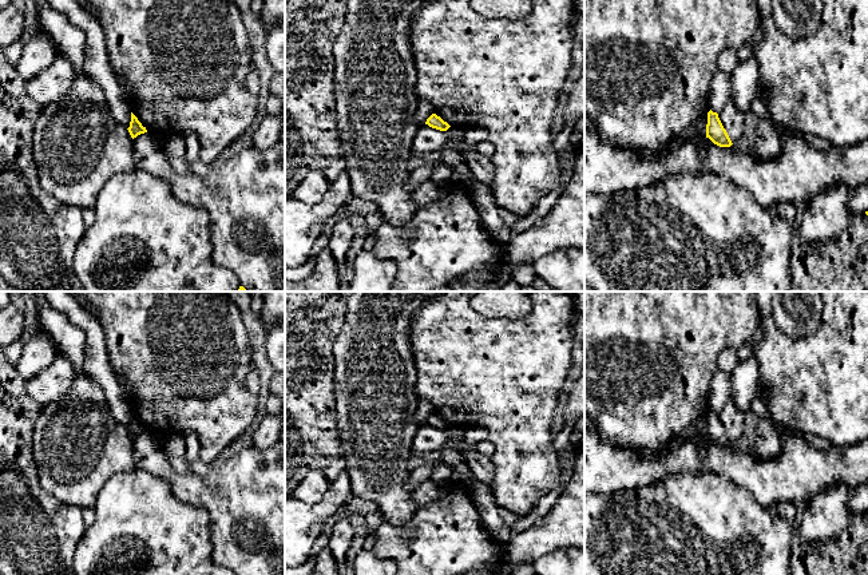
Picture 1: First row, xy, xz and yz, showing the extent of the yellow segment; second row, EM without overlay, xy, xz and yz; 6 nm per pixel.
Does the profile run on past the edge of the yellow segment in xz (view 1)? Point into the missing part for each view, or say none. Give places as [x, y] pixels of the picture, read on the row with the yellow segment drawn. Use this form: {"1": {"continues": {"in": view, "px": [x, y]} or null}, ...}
{"1": {"continues": null}}

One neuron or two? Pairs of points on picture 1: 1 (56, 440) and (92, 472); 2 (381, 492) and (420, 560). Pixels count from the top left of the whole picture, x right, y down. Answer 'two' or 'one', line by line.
1: one
2: two

